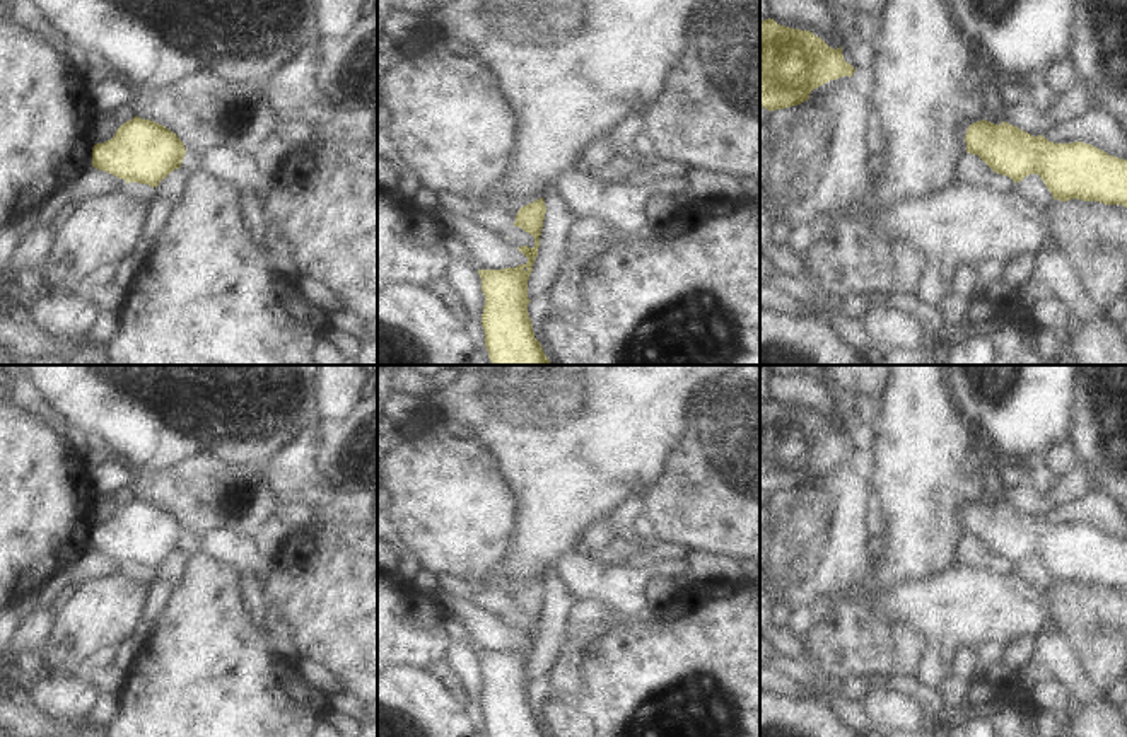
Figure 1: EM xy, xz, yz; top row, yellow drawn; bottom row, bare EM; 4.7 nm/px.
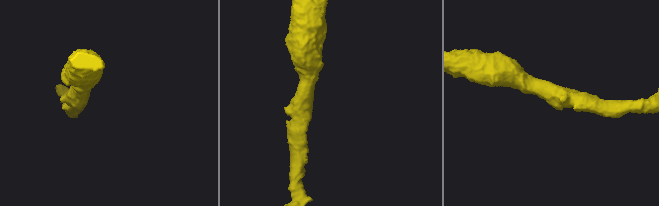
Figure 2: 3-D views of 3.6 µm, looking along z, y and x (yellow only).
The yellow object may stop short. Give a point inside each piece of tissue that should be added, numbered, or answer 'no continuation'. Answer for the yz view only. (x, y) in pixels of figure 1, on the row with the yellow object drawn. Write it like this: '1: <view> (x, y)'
no continuation

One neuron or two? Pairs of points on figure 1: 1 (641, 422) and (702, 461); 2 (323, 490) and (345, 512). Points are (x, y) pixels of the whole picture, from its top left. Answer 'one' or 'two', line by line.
1: two
2: two

